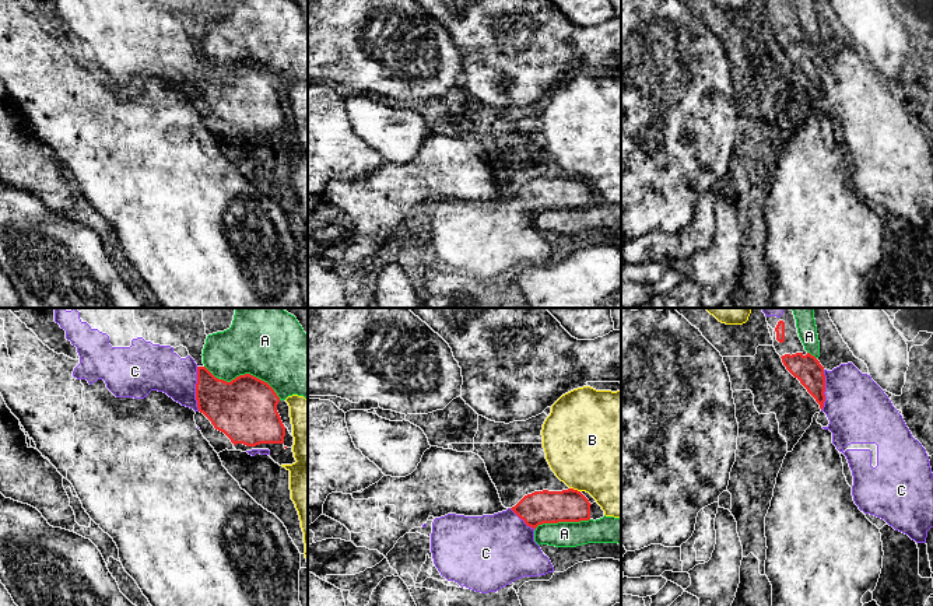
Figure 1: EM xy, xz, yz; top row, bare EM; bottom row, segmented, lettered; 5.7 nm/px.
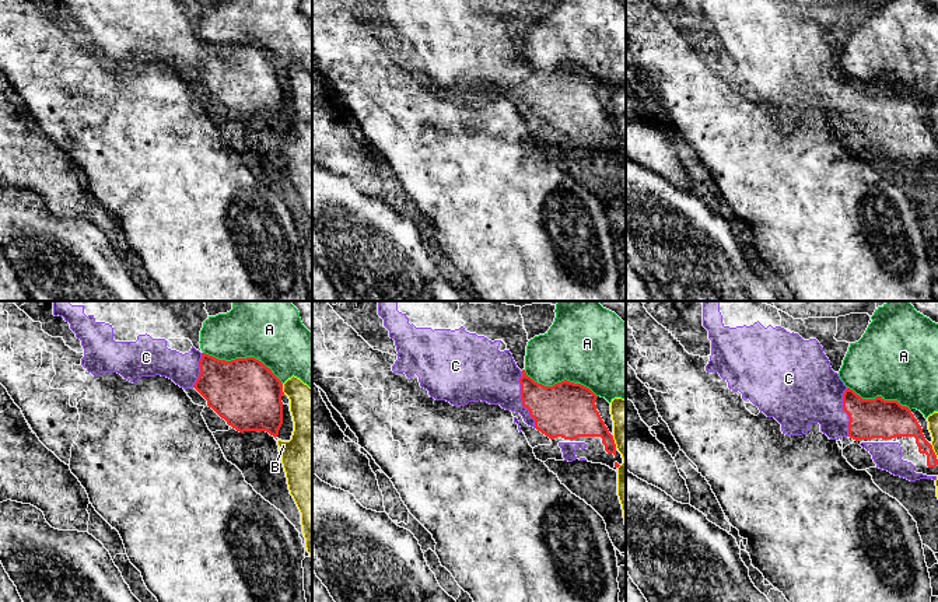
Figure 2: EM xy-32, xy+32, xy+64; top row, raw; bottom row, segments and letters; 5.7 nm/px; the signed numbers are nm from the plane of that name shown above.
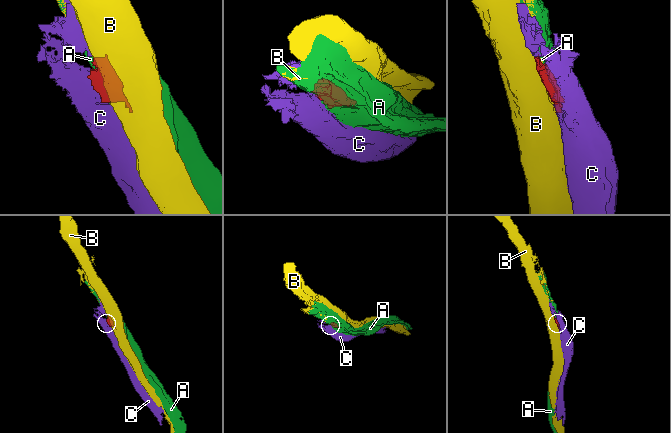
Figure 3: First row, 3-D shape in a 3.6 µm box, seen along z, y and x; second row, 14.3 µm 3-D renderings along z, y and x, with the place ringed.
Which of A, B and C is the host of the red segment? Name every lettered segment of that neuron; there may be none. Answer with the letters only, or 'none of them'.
C

